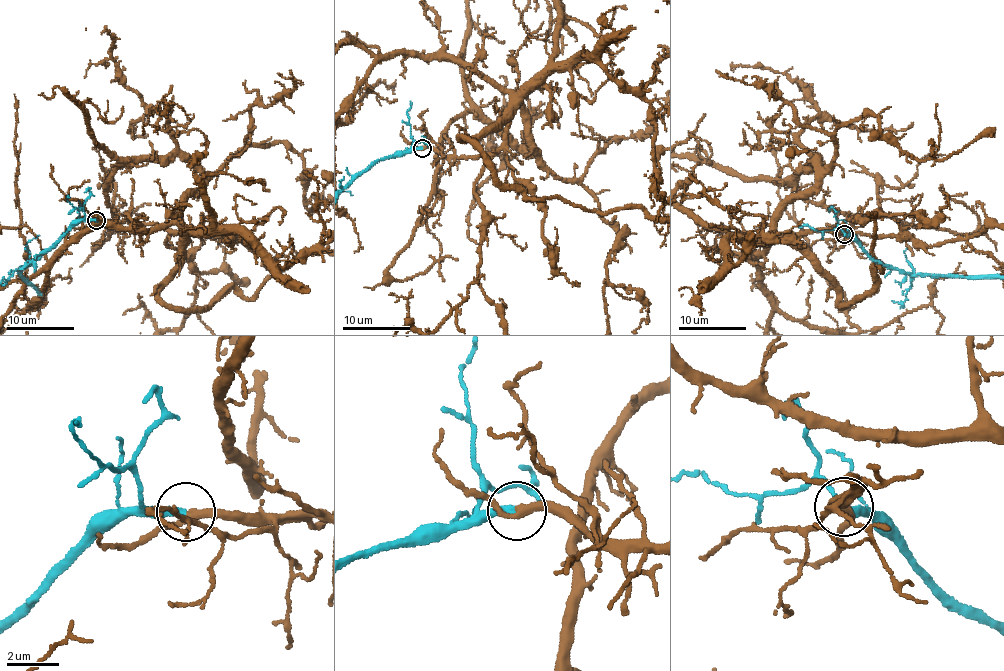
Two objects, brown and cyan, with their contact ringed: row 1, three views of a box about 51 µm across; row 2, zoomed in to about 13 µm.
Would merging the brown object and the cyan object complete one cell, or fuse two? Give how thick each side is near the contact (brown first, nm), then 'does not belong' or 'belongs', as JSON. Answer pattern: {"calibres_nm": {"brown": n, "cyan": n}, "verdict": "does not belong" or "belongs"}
{"calibres_nm": {"brown": 280, "cyan": 320}, "verdict": "belongs"}

